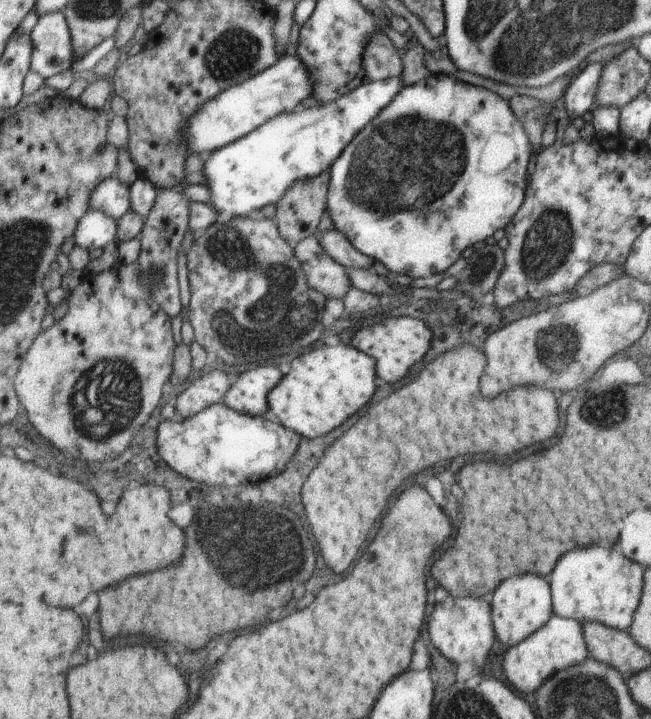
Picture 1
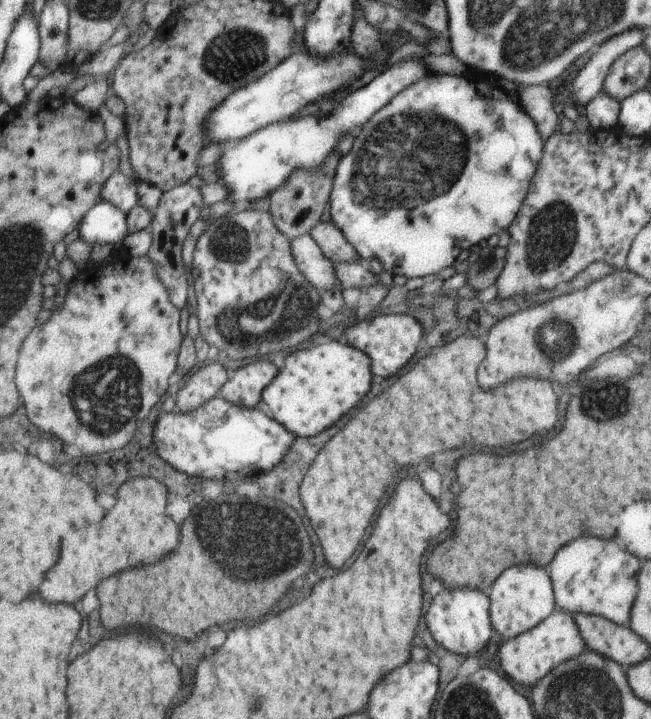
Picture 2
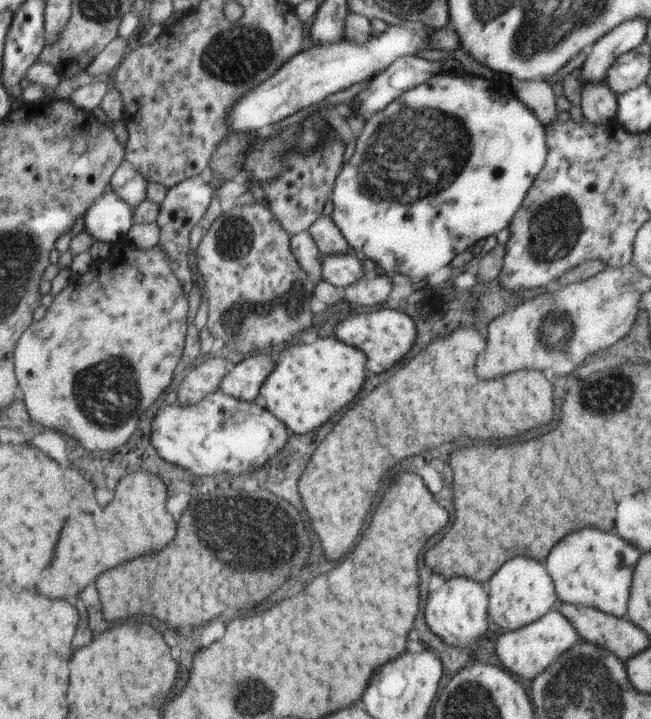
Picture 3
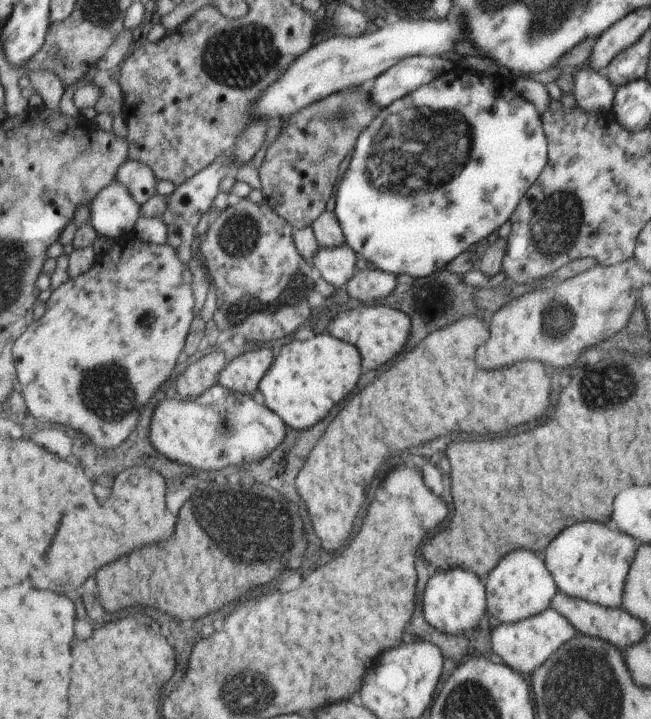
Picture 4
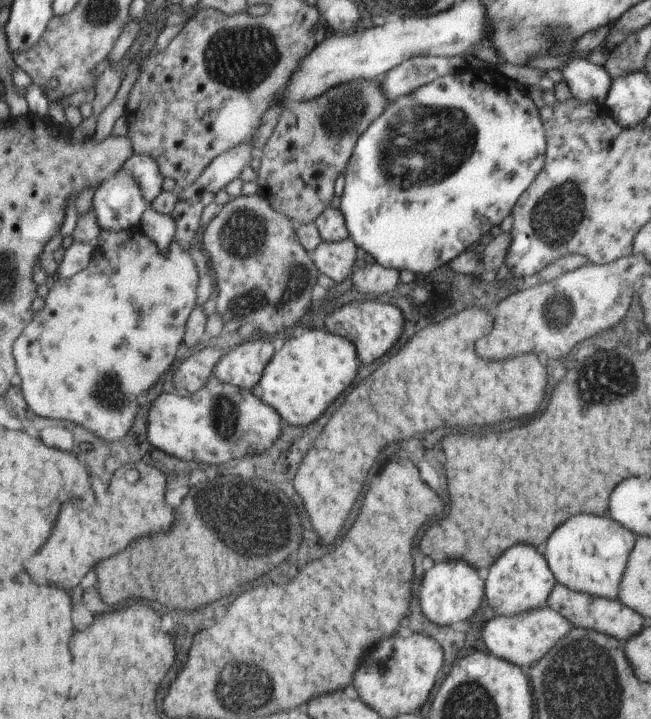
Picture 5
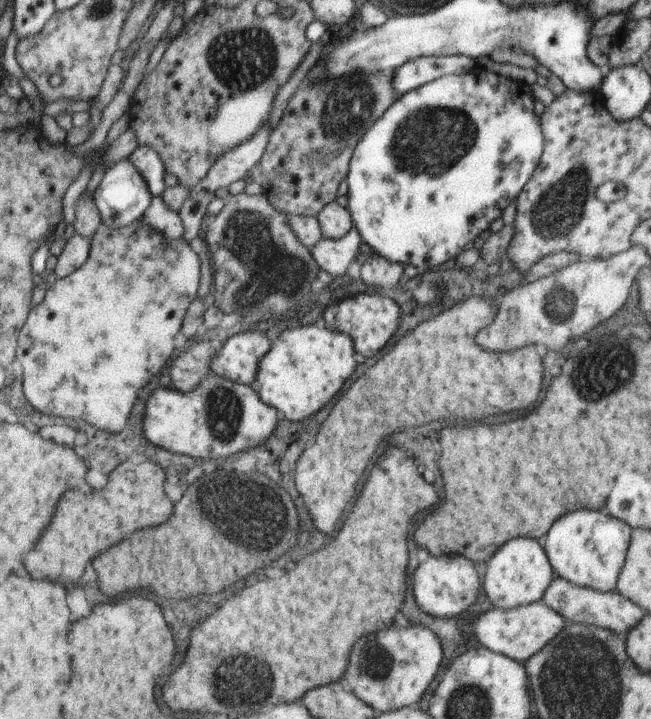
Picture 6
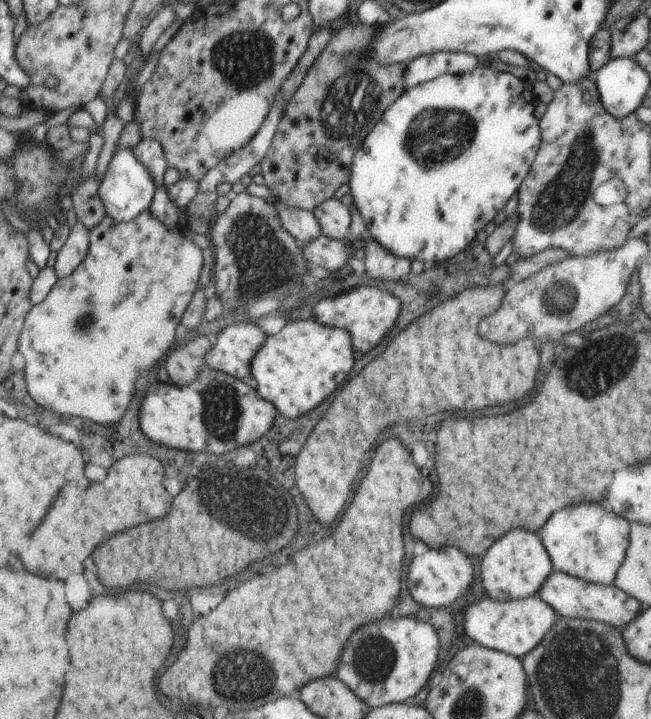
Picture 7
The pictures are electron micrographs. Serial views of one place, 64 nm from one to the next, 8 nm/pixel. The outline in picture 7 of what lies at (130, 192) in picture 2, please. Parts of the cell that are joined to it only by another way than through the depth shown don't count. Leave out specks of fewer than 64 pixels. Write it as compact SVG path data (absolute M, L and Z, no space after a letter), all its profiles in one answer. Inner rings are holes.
M141 140L133 148L133 156L149 172L155 188L161 188L165 184L163 176L165 176L165 170L169 164L165 160L165 154L163 154L159 142L157 140Z

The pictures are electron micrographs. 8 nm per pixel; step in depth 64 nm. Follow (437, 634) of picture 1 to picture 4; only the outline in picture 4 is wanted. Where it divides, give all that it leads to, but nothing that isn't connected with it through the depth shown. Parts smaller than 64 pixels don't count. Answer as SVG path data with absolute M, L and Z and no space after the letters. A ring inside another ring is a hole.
M449 568L449 570L435 570L437 574L431 576L425 584L423 592L423 620L447 634L447 636L459 636L465 630L473 630L479 626L479 618L485 614L485 602L487 596L483 596L483 584L477 580L473 572L467 572L463 568Z

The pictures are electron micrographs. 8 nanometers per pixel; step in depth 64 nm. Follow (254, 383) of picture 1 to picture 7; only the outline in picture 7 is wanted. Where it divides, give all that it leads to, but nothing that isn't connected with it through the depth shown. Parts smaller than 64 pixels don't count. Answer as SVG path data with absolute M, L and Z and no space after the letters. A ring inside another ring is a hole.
M235 322L217 334L215 346L207 352L207 366L237 380L251 376L251 362L265 342L265 334L259 328Z

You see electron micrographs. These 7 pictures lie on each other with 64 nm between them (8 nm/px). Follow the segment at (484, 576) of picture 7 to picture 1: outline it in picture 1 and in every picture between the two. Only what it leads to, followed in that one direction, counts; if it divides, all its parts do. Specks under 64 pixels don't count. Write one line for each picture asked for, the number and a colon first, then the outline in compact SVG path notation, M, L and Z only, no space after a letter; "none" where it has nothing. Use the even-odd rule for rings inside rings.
1: M513 576L507 578L491 594L491 618L495 620L495 638L503 648L513 648L543 628L553 616L551 586L537 576Z
2: M511 566L503 572L491 586L491 624L503 642L513 640L535 626L539 626L547 616L555 612L555 596L553 596L553 582L545 576L543 570L533 566Z
3: M513 558L505 562L495 572L495 576L491 576L491 580L487 582L487 588L491 594L489 596L489 602L491 602L489 616L499 626L501 634L527 628L533 622L541 620L547 612L555 610L557 606L557 592L555 592L553 578L549 576L549 572L545 572L541 564L527 560L527 558Z
4: M511 552L491 568L487 574L487 612L503 624L527 620L529 616L539 616L539 612L551 608L551 598L557 592L555 578L543 562L531 552Z
5: M511 546L509 550L503 550L495 562L487 568L487 606L493 610L495 616L515 616L525 610L533 610L539 606L547 606L547 596L551 596L551 588L555 588L555 574L551 574L551 568L547 566L547 560L543 560L535 548L531 546Z
6: M517 538L503 544L495 552L495 556L487 560L485 566L487 568L483 576L483 590L491 606L495 606L495 610L515 610L515 608L541 602L545 590L555 580L555 574L545 550L541 550L535 540L527 540L527 538Z

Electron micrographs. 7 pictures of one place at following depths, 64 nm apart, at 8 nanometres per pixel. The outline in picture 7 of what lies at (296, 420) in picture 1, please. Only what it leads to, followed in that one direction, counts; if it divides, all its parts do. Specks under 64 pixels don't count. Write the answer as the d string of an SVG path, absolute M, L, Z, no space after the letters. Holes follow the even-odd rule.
M299 320L287 322L275 336L267 336L267 342L251 362L251 378L263 400L275 404L281 416L297 420L317 408L347 378L351 364L353 354L347 330L323 326L315 320Z

